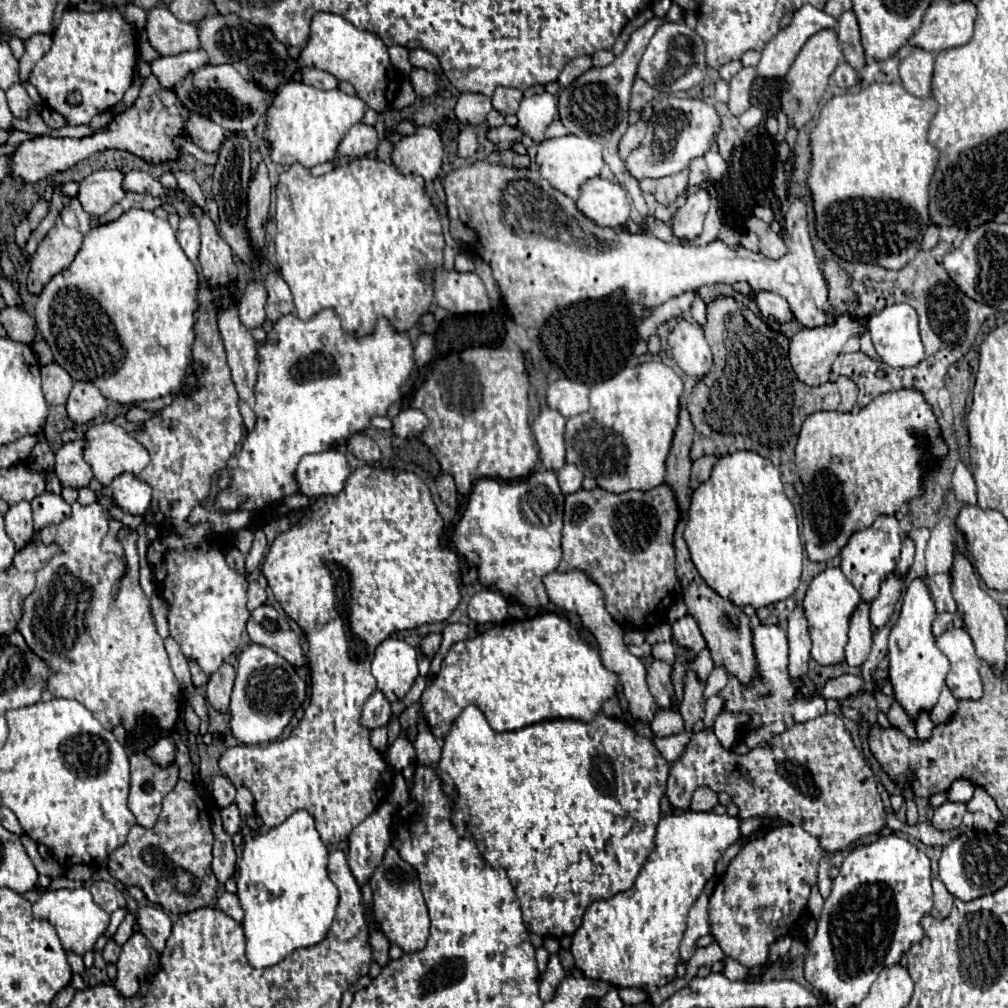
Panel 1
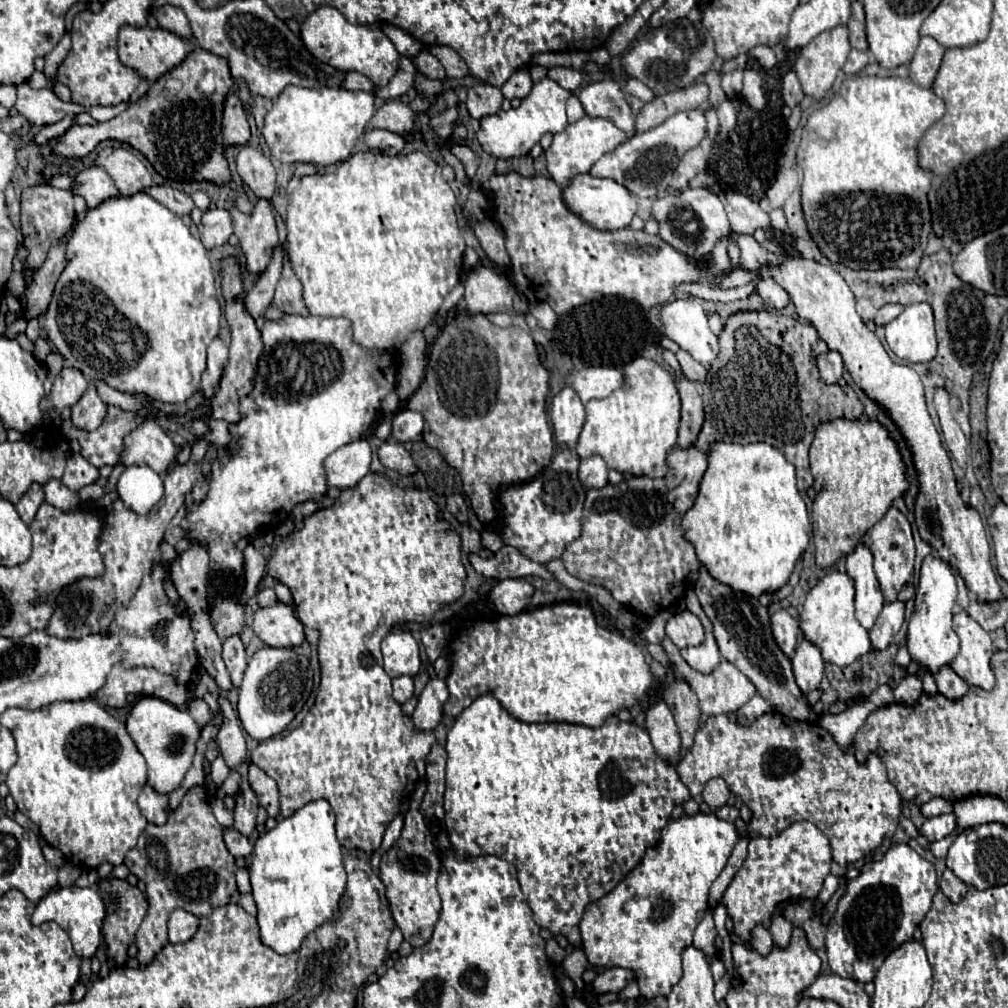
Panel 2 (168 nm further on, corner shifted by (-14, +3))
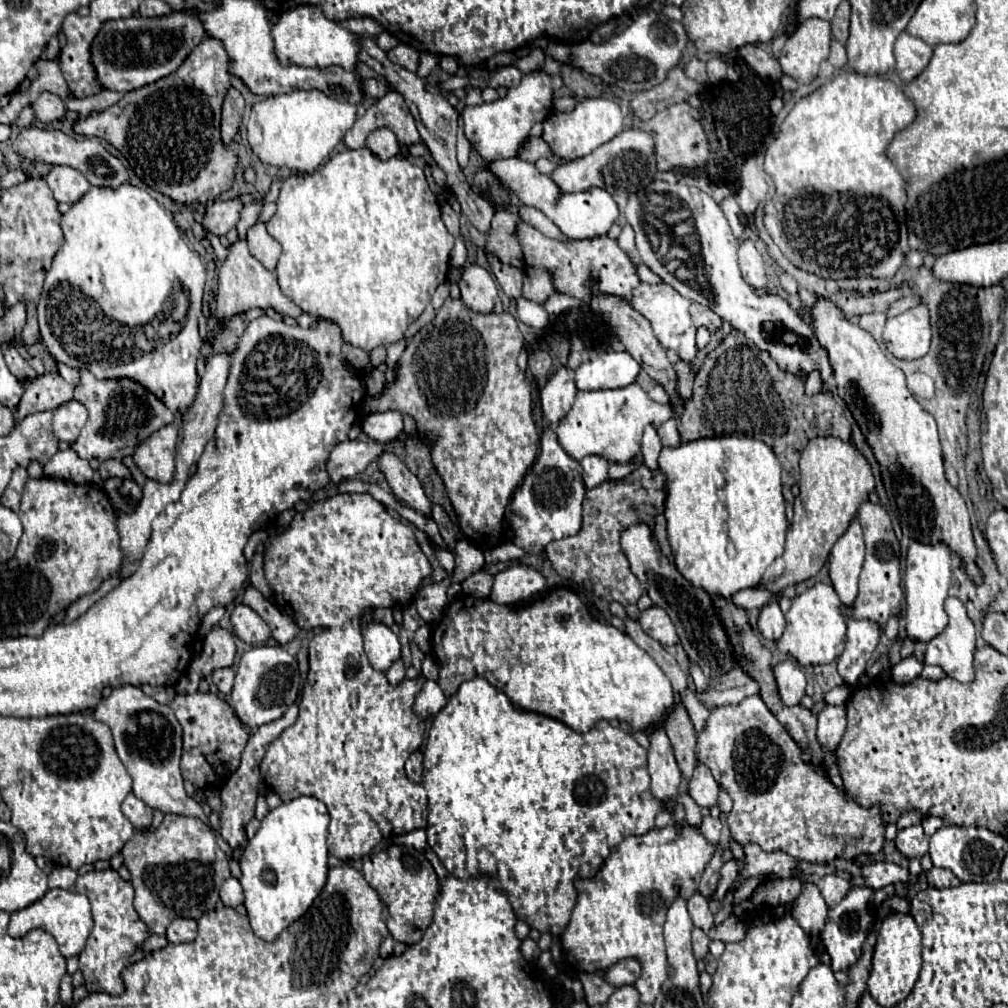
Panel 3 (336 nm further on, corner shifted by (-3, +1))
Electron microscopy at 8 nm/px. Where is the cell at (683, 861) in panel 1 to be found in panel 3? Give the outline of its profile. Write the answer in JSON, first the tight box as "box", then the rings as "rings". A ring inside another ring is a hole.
{"box":[561,825,713,1003],"rings":[[[671,825],[623,839],[611,849],[595,877],[579,877],[575,881],[579,895],[577,905],[569,925],[561,933],[565,961],[575,965],[579,972],[597,973],[607,971],[625,957],[637,957],[645,967],[635,987],[639,989],[643,1003],[653,1003],[667,975],[663,926],[669,903],[673,903],[673,887],[679,885],[681,895],[689,899],[697,891],[709,855],[713,855],[713,847],[709,847],[705,837],[689,825],[681,833],[677,825]]]}

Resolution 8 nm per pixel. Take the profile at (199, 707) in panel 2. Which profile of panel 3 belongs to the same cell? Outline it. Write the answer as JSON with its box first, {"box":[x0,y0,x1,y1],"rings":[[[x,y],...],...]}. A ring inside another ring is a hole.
{"box":[169,691,249,789],"rings":[[[195,691],[189,695],[175,695],[169,703],[177,721],[183,727],[183,753],[181,753],[181,773],[183,779],[195,777],[193,785],[199,789],[215,787],[221,789],[229,775],[239,767],[241,751],[249,741],[243,723],[237,719],[233,707],[221,699],[217,693]]]}

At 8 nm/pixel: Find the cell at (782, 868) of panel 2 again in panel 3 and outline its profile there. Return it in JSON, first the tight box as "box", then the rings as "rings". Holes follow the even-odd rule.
{"box":[733,843,797,887],"rings":[[[749,843],[743,849],[745,849],[745,861],[739,861],[739,877],[735,879],[733,887],[743,885],[743,881],[747,877],[759,875],[759,873],[773,875],[775,879],[785,879],[785,877],[795,877],[797,875],[795,859],[785,855],[783,851],[765,853],[755,843]]]}

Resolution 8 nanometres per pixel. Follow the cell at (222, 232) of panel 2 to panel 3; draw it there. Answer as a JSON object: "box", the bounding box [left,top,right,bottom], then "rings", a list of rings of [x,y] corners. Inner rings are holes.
{"box":[203,197,243,235],"rings":[[[241,197],[227,199],[227,201],[215,201],[213,205],[207,207],[203,227],[215,235],[225,235],[229,229],[233,229],[239,223],[241,209],[243,209]]]}

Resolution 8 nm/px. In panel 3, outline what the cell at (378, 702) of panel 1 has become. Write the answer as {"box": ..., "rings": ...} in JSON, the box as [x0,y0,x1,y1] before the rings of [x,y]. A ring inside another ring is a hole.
{"box":[387,659,405,685],"rings":[[[397,659],[397,661],[387,669],[387,679],[389,679],[389,683],[397,685],[403,677],[405,677],[405,665],[403,665],[403,659]]]}

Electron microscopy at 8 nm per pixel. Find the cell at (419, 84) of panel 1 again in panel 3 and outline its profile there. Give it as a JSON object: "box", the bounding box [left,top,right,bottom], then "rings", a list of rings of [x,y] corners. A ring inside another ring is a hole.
{"box":[387,43,419,71],"rings":[[[401,43],[401,45],[393,47],[391,51],[387,51],[387,57],[389,57],[393,63],[397,63],[397,65],[409,69],[409,71],[417,71],[419,53],[417,53],[413,47],[409,47],[409,45],[403,45],[403,43]]]}

